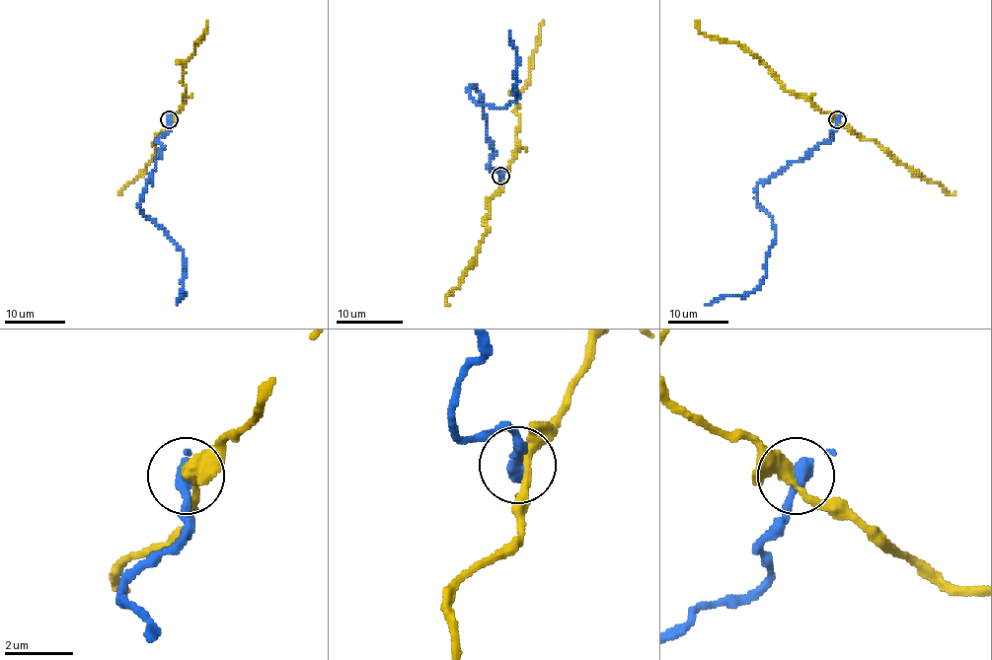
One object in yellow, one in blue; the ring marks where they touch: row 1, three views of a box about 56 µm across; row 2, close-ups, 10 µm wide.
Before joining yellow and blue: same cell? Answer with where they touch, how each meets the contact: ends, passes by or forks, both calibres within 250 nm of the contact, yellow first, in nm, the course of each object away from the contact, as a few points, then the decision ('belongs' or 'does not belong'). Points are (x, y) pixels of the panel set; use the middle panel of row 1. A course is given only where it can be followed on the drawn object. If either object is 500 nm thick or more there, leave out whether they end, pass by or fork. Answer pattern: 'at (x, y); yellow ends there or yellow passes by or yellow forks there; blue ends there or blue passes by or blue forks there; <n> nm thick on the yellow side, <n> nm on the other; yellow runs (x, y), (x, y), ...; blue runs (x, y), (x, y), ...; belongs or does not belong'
at (500, 176); yellow passes by; blue passes by; 340 nm thick on the yellow side, 320 nm on the other; yellow runs (500, 176), (510, 164), (517, 147), (517, 95), (529, 80), (542, 22); blue runs (500, 176), (489, 169), (484, 104), (469, 90), (477, 104), (505, 107), (517, 97), (508, 32); does not belong

